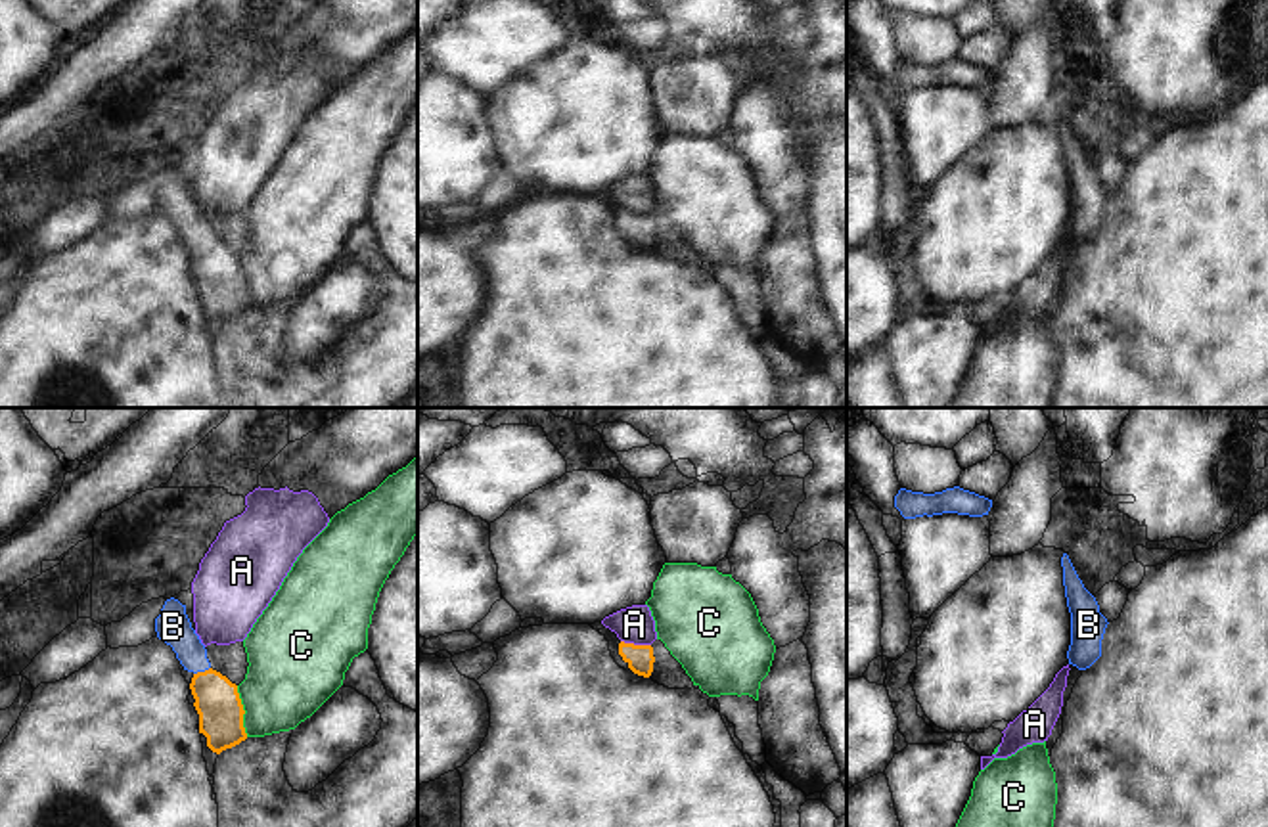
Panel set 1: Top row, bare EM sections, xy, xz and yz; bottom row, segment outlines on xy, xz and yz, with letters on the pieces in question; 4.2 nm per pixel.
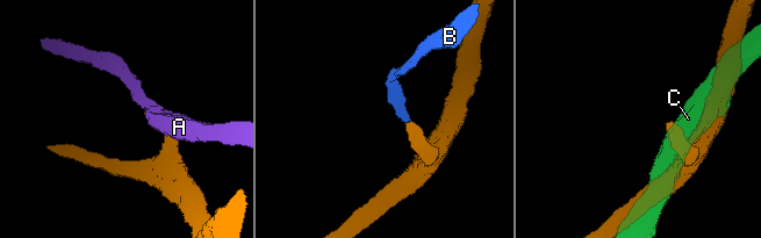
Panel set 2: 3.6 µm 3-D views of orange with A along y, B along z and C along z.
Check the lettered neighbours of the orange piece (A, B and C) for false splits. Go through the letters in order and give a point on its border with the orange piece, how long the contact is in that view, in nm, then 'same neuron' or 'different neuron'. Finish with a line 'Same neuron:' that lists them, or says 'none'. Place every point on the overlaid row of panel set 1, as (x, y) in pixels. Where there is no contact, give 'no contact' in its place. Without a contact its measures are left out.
A: contact xz (636, 646); length 130 nm; different neuron
B: contact xy (202, 672); length 80 nm; same neuron
C: contact xy (244, 711); length 220 nm; different neuron
Same neuron: B

